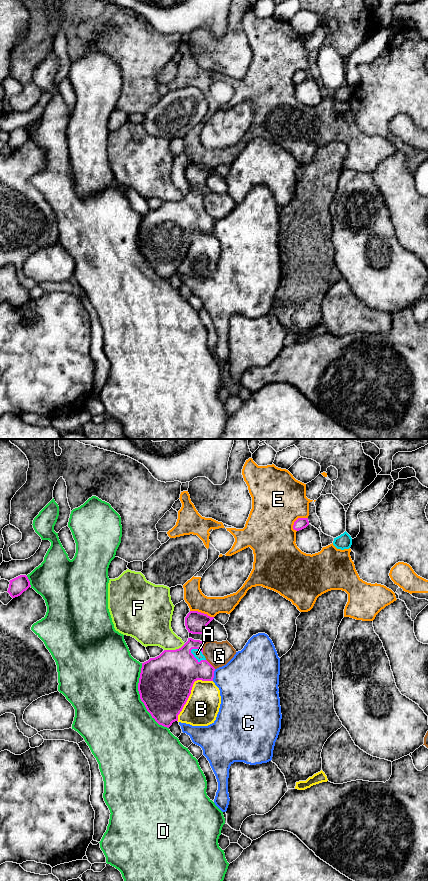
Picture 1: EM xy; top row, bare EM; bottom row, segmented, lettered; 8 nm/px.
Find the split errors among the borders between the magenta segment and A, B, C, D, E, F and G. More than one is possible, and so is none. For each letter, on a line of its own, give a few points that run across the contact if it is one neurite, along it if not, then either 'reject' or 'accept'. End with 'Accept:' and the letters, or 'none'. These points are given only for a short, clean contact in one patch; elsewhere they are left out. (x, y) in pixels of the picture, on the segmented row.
A: line xy (170, 676), (196, 659), (197, 653); accept
B: reject
C: reject
D: reject
E: reject
F: reject
G: reject
Accept: A

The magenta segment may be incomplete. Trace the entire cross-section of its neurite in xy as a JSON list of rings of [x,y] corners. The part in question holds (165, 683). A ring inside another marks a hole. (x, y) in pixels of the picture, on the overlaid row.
[[[188,638],[179,649],[164,650],[159,656],[142,663],[138,691],[140,699],[155,721],[169,728],[178,721],[178,715],[186,704],[197,680],[213,681],[215,668],[203,655],[204,642]]]

